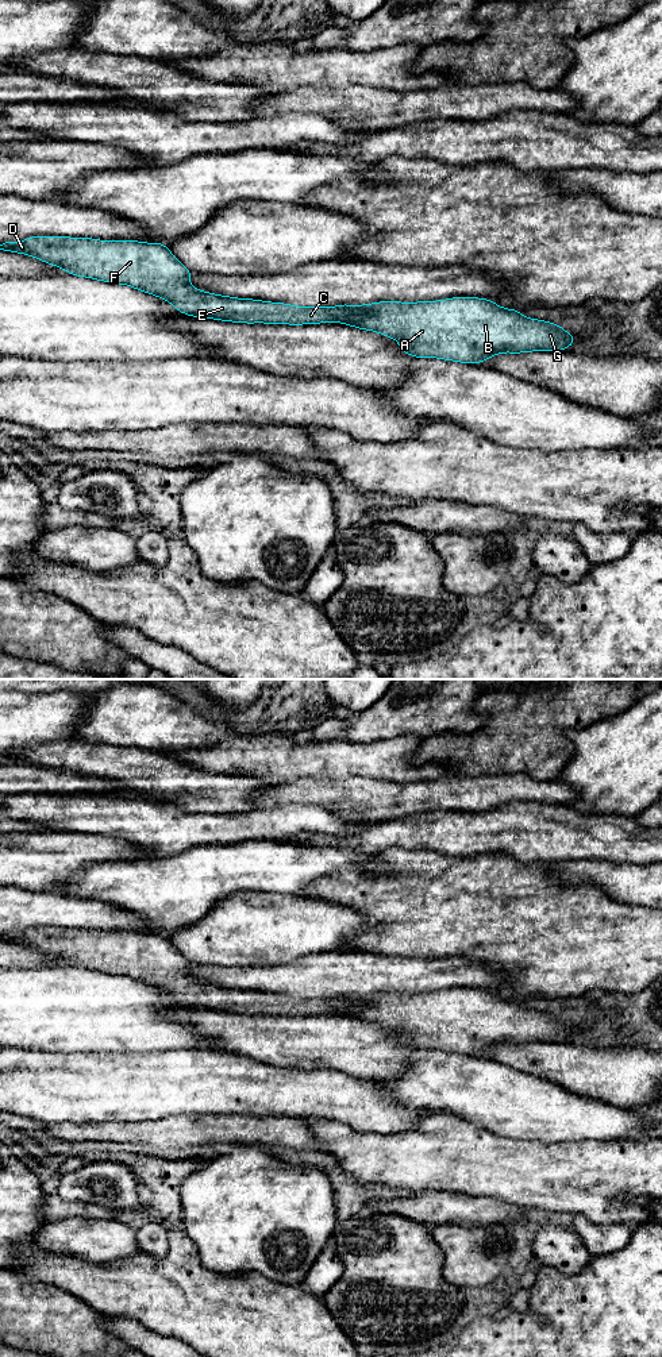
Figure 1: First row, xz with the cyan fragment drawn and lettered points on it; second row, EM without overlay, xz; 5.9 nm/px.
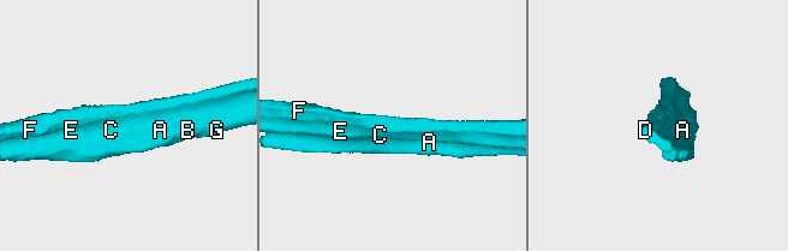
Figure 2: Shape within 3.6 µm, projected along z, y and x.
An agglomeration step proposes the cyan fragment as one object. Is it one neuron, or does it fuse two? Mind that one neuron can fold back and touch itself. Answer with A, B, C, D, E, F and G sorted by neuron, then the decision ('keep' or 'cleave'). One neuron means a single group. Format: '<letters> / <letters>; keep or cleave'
A B G / C D E F; cleave

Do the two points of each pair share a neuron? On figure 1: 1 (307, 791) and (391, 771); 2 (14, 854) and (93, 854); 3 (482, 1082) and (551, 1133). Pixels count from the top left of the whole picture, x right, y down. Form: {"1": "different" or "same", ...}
{"1": "different", "2": "same", "3": "same"}

